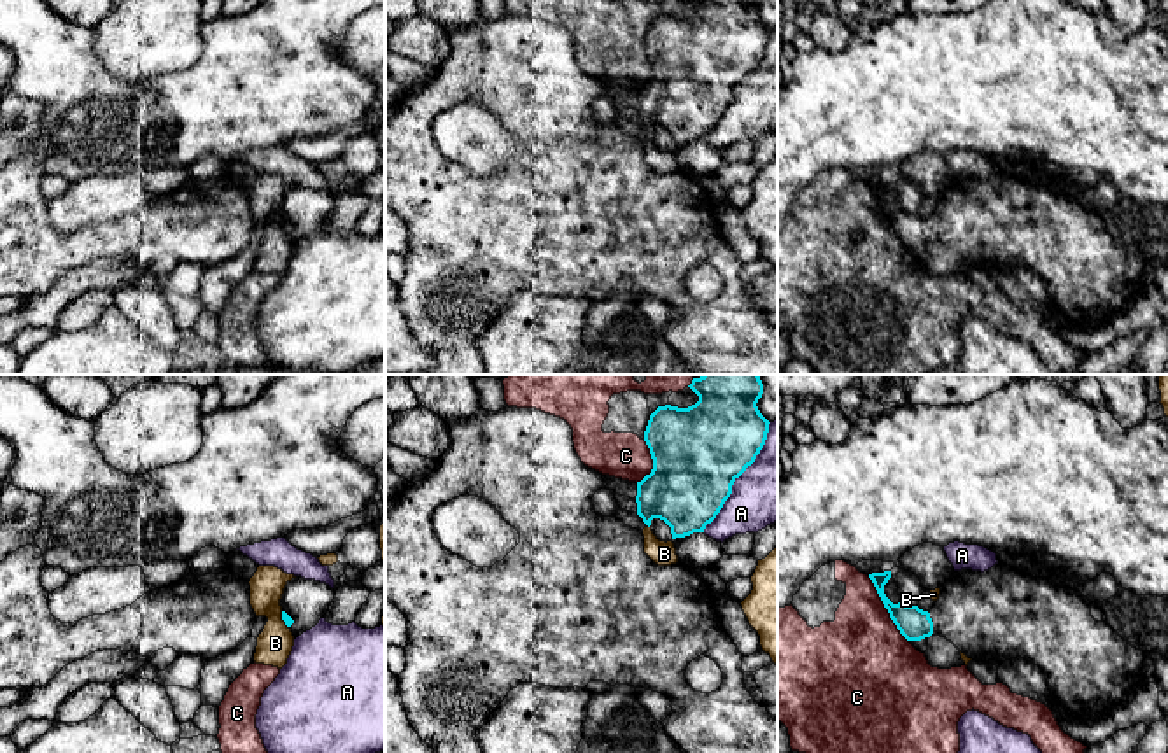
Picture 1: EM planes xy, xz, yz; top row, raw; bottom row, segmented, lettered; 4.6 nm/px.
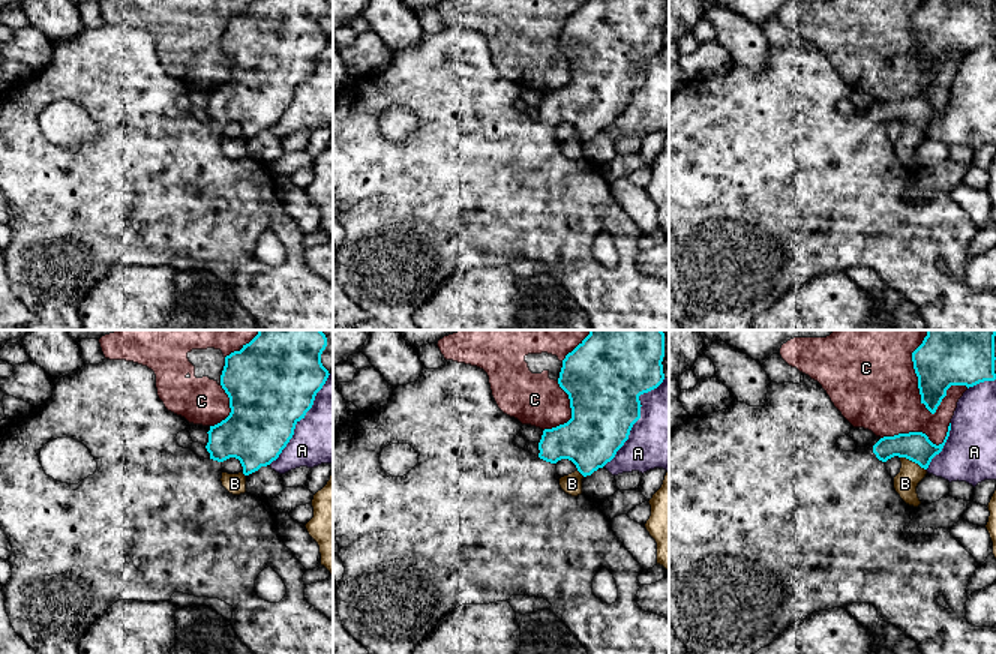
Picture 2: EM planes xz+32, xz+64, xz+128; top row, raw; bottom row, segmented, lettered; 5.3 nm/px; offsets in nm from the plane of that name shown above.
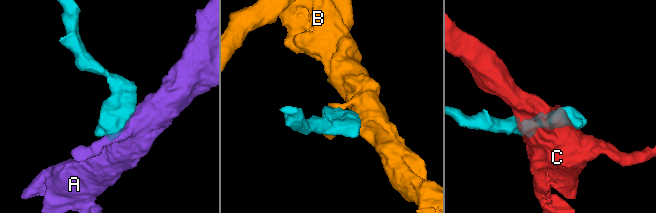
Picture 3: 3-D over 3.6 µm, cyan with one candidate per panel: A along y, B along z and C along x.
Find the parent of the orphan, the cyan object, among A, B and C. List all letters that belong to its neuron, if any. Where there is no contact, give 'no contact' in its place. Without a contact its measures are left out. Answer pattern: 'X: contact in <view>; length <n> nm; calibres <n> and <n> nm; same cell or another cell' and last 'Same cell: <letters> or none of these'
A: contact in xz; length 600 nm; calibres 420 and 300 nm; another cell
B: contact in xy; length 90 nm; calibres 40 and 160 nm; another cell
C: contact in yz; length 360 nm; calibres 150 and 400 nm; another cell
Same cell: none of these

